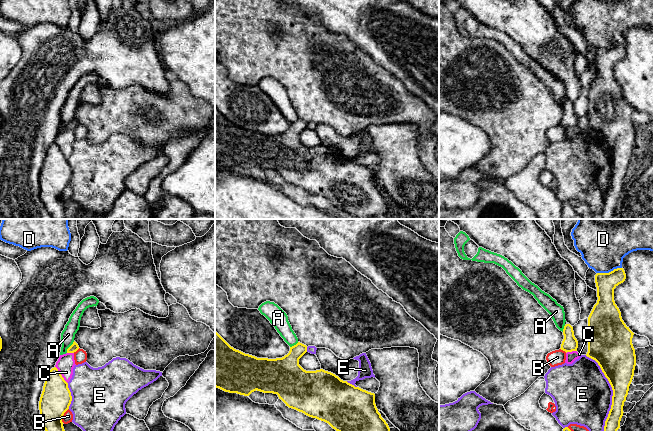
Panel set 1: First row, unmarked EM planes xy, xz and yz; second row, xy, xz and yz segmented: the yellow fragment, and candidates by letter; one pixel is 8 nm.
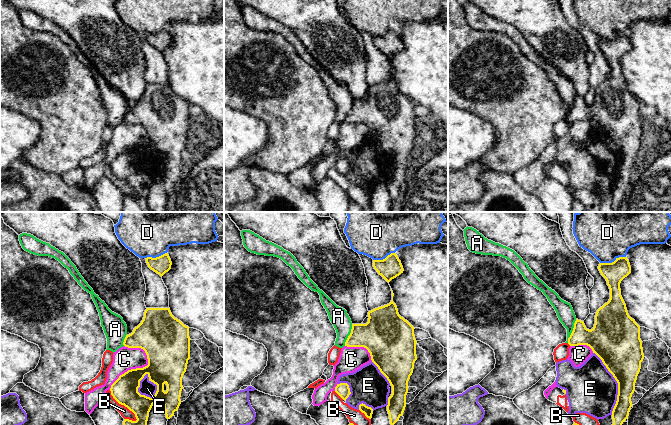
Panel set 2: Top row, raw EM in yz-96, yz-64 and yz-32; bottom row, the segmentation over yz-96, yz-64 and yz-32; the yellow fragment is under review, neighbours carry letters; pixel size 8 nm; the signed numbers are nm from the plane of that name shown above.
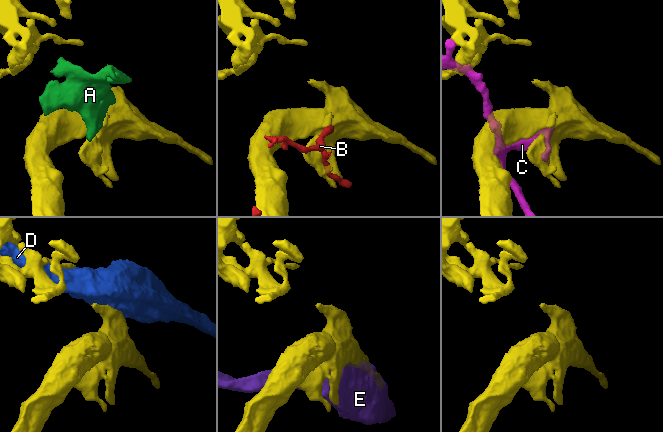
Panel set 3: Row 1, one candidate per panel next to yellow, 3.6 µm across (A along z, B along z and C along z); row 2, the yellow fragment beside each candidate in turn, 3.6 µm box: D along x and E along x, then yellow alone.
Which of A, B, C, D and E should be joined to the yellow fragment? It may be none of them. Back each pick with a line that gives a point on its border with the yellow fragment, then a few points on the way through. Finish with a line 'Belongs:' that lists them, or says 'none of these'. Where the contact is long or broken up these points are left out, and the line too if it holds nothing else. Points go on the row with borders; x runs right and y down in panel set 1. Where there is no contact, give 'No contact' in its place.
Belongs: none of these

